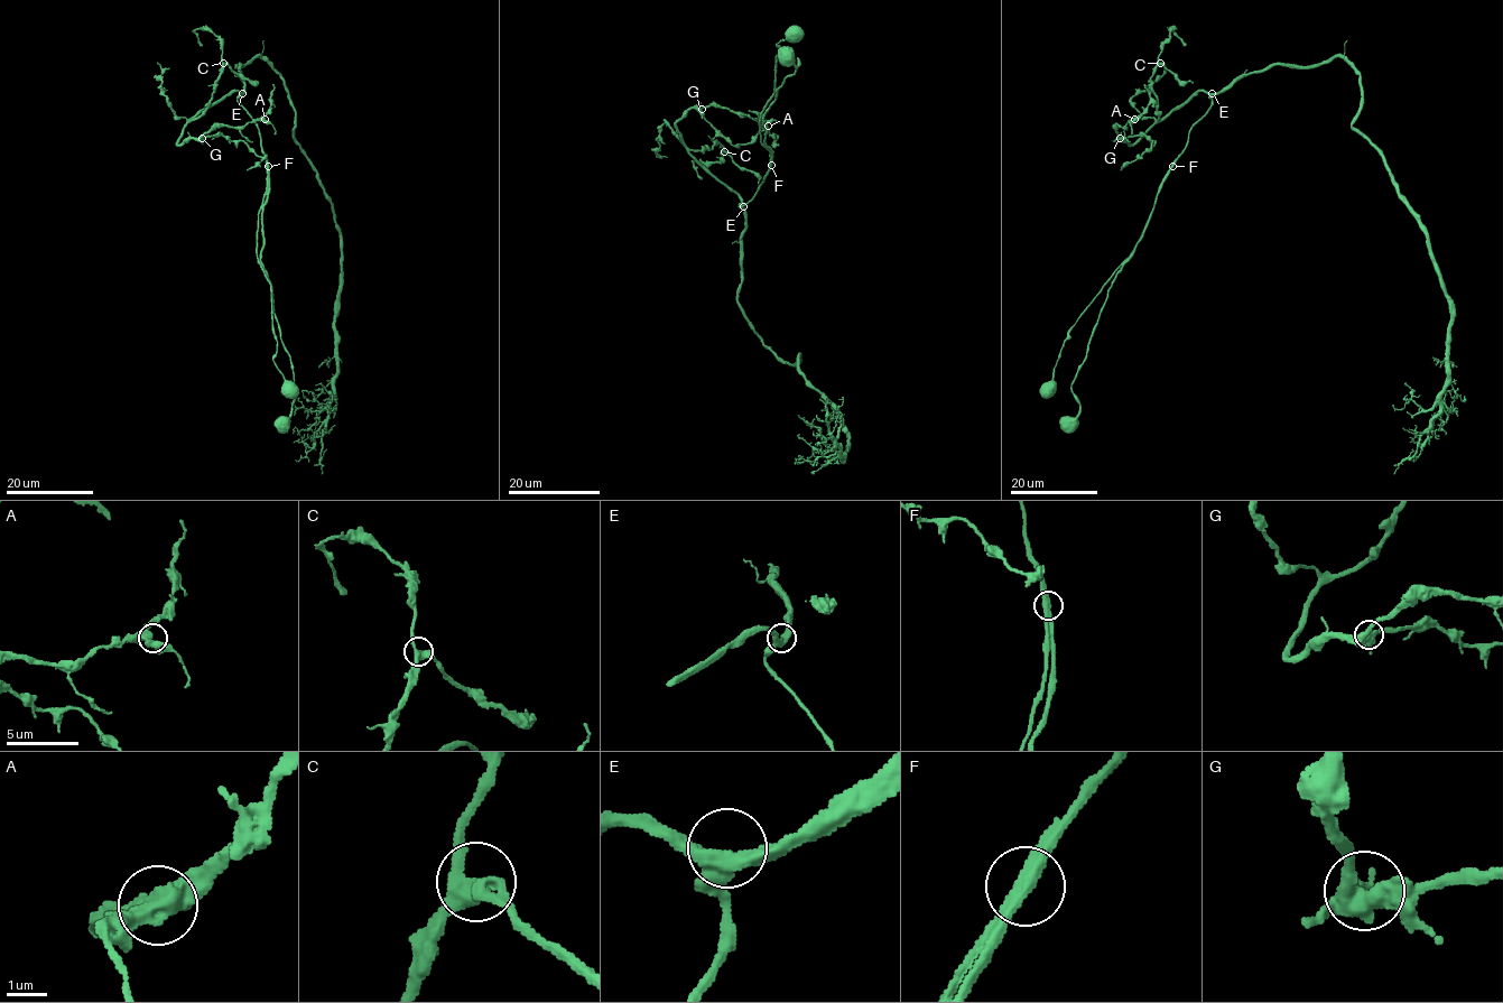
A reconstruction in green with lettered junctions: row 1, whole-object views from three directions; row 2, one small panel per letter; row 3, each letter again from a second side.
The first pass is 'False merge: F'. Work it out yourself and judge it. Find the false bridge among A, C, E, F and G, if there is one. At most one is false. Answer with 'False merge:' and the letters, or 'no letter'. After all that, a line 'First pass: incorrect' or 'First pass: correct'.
False merge: F
First pass: correct

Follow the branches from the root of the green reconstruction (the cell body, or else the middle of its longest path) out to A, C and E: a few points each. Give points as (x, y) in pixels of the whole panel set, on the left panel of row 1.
A: (279, 424), (294, 375), (260, 259), (257, 123), (234, 91), (177, 145), (265, 119)
C: (279, 424), (291, 410), (294, 375), (260, 259), (259, 130), (239, 91), (189, 119), (206, 110), (223, 63)
E: (279, 424), (291, 410), (293, 365), (260, 259), (267, 158), (257, 123), (238, 101), (242, 93)

